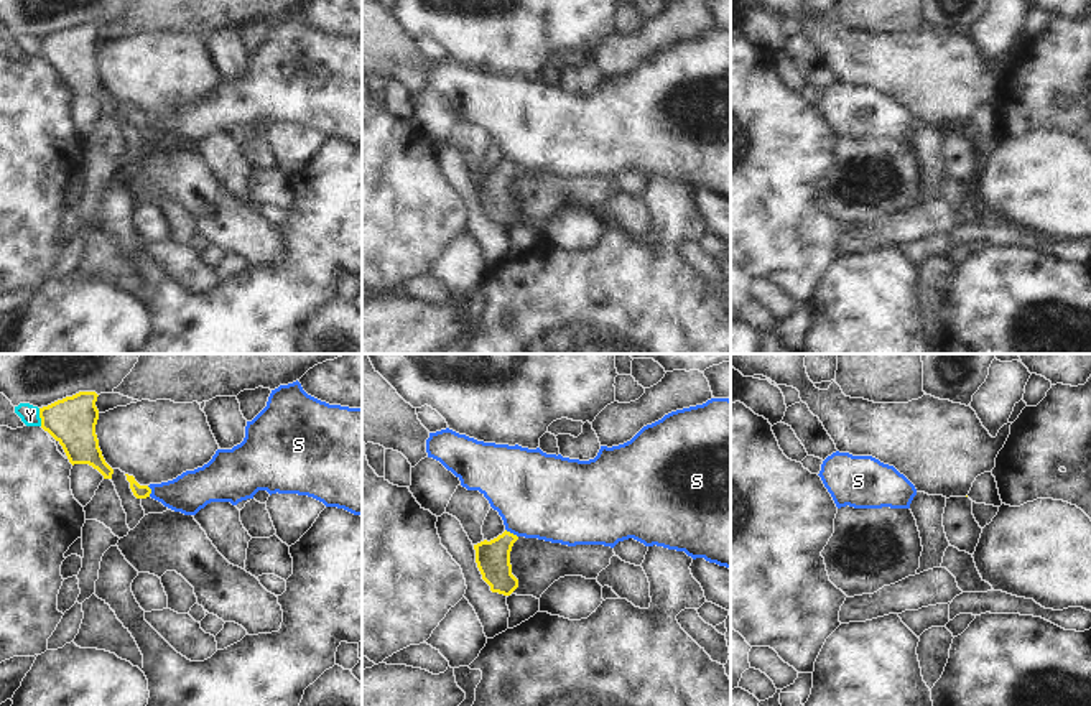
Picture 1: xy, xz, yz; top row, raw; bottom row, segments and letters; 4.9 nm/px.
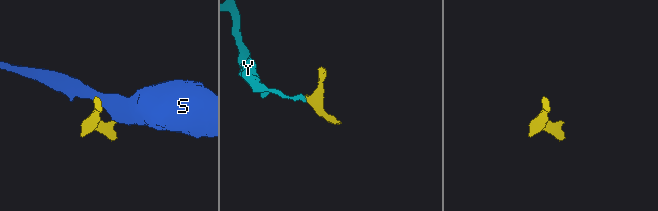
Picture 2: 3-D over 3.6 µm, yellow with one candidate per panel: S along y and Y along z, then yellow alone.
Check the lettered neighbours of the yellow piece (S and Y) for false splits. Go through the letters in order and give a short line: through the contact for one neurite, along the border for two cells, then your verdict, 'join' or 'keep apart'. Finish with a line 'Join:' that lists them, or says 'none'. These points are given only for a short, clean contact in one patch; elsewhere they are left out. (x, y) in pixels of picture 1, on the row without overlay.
S: line xz (506, 160), (517, 168); keep apart
Y: line xy (38, 40), (41, 56); keep apart
Join: none

